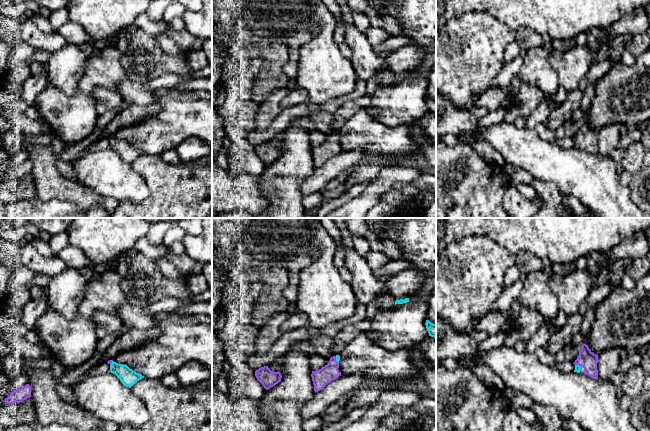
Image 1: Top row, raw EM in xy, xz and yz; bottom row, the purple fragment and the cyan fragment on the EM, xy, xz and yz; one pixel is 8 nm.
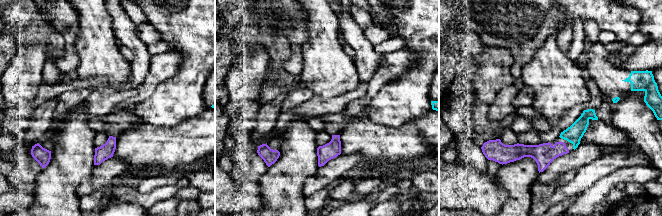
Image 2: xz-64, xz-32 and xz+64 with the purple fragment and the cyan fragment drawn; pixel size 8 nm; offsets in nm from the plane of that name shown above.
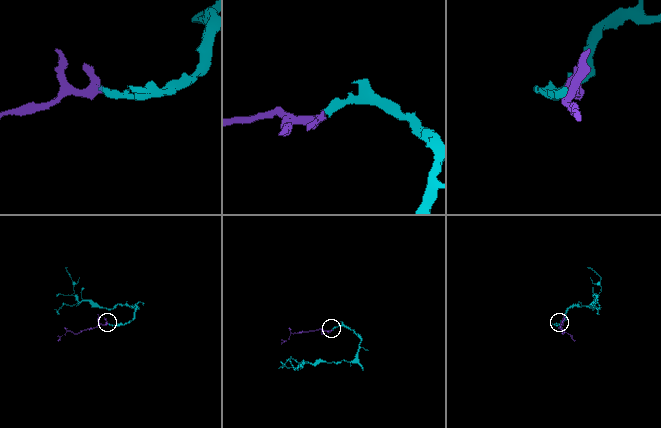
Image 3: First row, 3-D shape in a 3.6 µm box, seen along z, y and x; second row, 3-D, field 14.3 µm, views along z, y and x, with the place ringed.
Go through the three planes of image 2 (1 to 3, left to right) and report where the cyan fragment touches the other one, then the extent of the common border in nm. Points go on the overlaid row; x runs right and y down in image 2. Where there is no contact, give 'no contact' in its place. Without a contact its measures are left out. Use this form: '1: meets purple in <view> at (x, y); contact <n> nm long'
1: no contact
2: no contact
3: no contact

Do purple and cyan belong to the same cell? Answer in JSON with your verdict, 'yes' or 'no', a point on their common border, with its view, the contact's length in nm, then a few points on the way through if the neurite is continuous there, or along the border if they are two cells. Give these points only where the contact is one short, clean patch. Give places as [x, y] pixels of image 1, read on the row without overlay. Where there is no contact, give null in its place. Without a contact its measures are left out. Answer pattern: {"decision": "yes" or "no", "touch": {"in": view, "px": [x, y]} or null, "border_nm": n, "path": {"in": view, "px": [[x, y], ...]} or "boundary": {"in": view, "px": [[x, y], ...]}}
{"decision": "yes", "touch": {"in": "xz", "px": [335, 136]}, "border_nm": 70, "path": {"in": "xz", "px": [[321, 153], [333, 141], [335, 136], [337, 132]]}}

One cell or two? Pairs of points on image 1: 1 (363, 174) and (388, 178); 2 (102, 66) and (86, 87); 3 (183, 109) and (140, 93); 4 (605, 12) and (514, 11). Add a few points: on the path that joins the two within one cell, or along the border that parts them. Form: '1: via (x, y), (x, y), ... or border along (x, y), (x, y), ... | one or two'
1: border along (396, 164), (385, 167), (369, 181) | two
2: via (99, 71), (88, 82) | one
3: border along (156, 90), (156, 96), (153, 101) | two
4: via (582, 11), (537, 11) | one

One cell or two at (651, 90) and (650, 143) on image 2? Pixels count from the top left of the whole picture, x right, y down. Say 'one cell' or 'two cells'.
two cells

